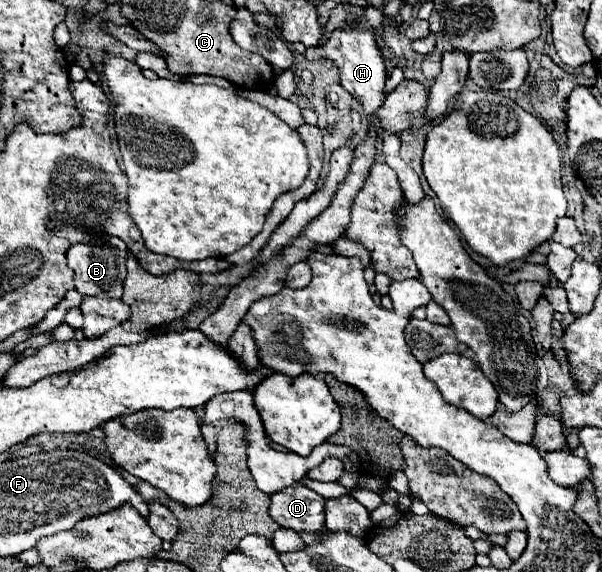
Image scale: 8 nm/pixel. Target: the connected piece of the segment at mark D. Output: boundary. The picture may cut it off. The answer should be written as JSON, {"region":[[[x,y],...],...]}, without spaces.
{"region":[[[294,483],[280,493],[274,493],[270,499],[270,517],[280,527],[314,535],[325,531],[326,500],[302,483]]]}

